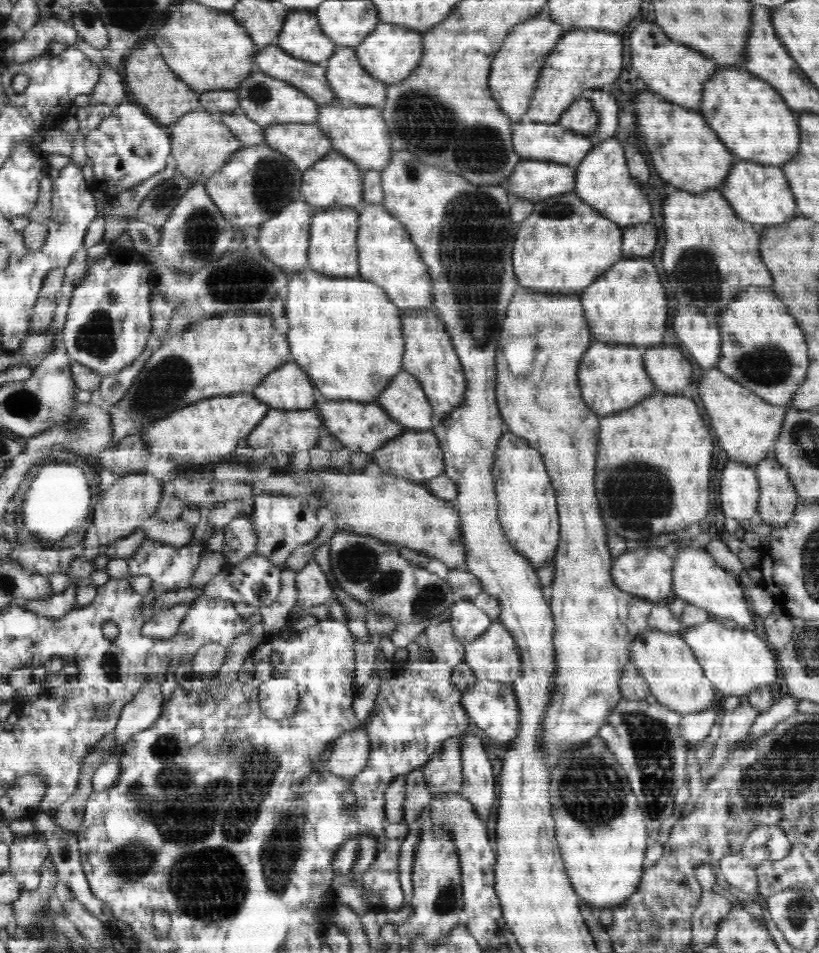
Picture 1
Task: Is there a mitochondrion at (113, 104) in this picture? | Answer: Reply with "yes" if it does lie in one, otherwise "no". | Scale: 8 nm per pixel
no

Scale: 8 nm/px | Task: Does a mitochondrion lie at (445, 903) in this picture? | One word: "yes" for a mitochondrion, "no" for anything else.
yes

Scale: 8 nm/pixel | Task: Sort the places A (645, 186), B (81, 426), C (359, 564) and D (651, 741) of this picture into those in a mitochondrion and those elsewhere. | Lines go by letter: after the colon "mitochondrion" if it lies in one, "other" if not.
A: other
B: mitochondrion
C: mitochondrion
D: mitochondrion

